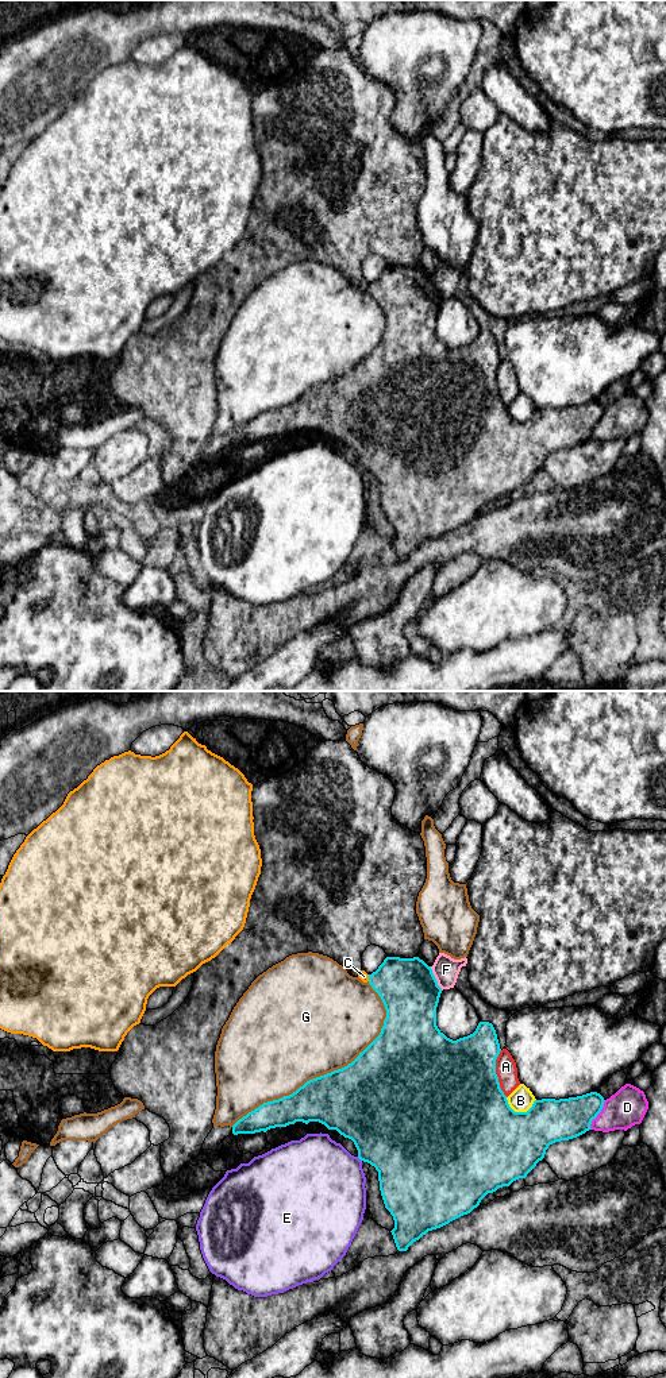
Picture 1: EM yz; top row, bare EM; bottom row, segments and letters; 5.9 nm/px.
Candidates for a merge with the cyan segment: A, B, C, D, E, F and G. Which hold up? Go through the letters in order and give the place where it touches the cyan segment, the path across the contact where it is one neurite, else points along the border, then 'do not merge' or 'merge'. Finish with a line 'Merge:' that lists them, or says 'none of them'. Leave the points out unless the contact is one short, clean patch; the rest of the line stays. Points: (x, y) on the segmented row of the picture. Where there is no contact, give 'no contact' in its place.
A: contact yz (495, 1073); do not merge
B: contact yz (520, 1112); do not merge
C: contact yz (369, 977); do not merge
D: contact yz (597, 1114); do not merge
E: contact yz (360, 1158); do not merge
F: contact yz (435, 979); merge
G: contact yz (331, 1072); do not merge
Merge: F

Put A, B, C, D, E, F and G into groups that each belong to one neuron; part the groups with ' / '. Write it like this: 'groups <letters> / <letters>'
groups A / B / C / D / E / F / G

